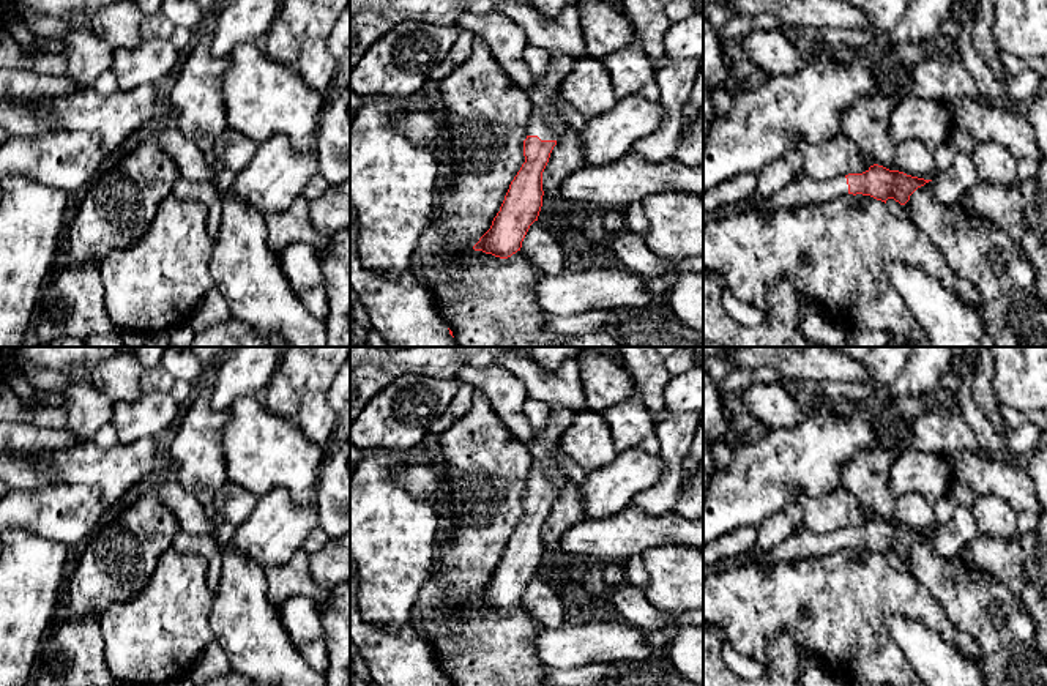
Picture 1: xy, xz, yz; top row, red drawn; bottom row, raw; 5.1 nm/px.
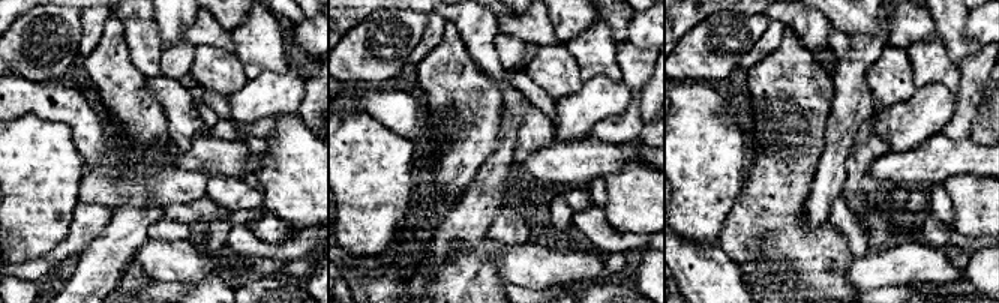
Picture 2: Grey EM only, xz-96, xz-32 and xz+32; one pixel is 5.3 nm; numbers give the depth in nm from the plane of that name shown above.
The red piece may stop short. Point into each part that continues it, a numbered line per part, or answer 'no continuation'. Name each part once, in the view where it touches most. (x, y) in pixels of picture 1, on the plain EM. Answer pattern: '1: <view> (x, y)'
1: xz (546, 475)

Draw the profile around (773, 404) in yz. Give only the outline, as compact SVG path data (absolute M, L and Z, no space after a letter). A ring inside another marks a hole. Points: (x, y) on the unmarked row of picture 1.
M754 383L744 391L744 405L769 431L788 429L807 418L785 383Z

